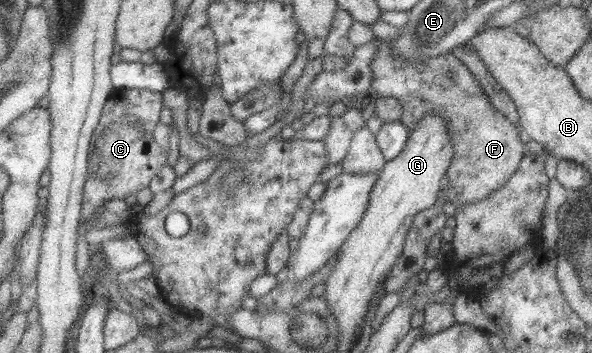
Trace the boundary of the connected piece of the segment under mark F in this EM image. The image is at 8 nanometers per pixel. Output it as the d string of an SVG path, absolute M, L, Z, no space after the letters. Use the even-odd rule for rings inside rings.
M377 40L377 54L371 58L370 71L372 76L369 92L374 96L393 97L402 106L401 121L408 132L416 125L416 122L429 113L437 113L445 122L454 153L447 167L441 192L444 201L450 201L453 206L466 205L489 196L491 192L499 189L519 166L521 157L526 153L518 128L504 117L491 103L484 91L479 86L469 69L450 53L439 55L431 60L419 60L419 62L405 62L391 56L389 44Z

